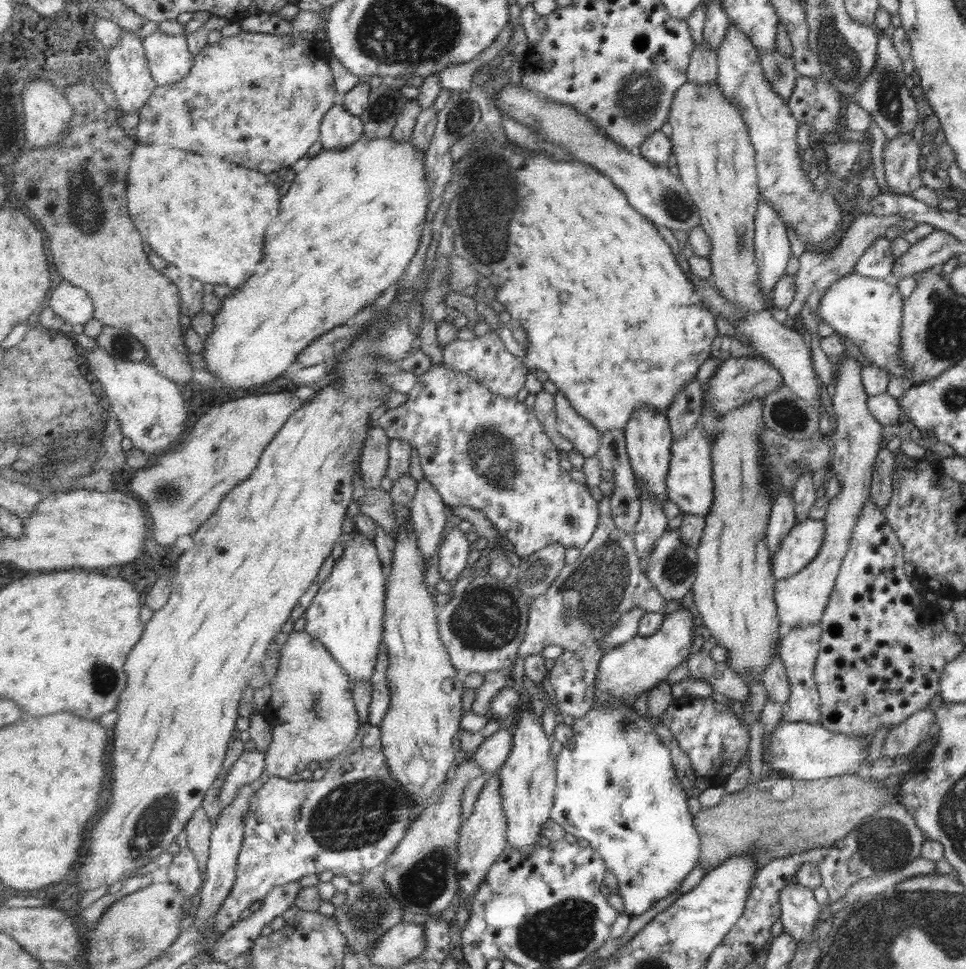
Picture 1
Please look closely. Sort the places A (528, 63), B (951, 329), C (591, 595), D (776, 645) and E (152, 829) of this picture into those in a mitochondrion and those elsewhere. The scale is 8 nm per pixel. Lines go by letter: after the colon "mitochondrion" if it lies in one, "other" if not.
A: other
B: mitochondrion
C: mitochondrion
D: other
E: mitochondrion

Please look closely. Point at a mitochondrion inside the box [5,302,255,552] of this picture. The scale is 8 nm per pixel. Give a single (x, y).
(123, 345)

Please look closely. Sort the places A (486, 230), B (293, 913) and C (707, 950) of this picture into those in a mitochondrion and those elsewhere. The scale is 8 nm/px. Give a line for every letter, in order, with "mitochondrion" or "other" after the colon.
A: mitochondrion
B: other
C: other

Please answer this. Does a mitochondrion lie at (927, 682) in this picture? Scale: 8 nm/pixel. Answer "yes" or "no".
no

